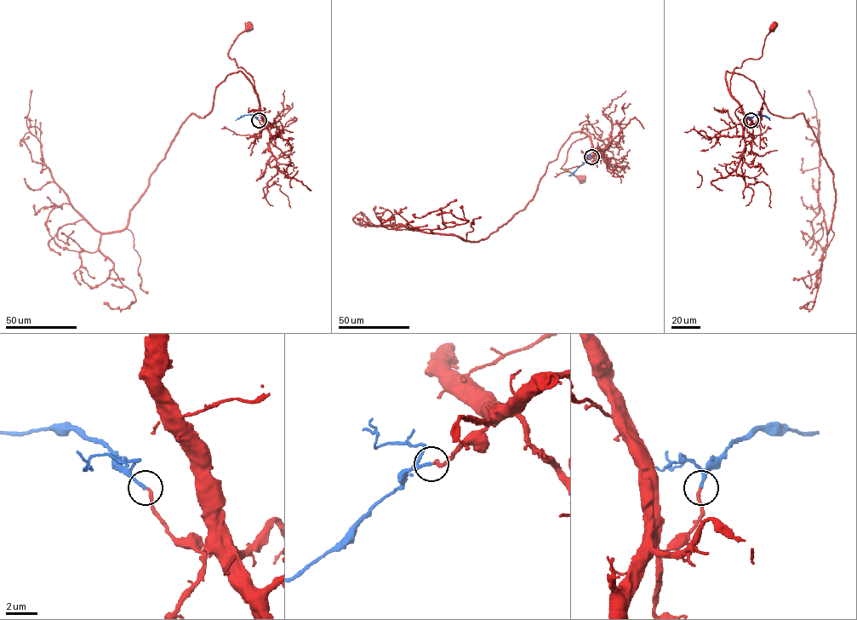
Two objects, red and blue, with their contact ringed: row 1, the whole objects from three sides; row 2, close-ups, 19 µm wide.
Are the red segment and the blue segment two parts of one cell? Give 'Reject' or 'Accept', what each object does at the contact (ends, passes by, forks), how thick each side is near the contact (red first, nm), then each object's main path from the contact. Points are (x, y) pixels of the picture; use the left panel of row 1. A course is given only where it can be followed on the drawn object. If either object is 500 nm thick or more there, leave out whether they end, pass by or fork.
Accept. At the ring red ends. At the ring blue ends. Thickness 200 nm (red) against 200 nm. Course of red: (259, 120), (264, 125), (254, 80), (243, 69), (237, 67), (234, 59), (228, 55), (235, 39), (249, 26). Course of blue: (258, 120), (252, 114), (245, 114), (236, 120)

